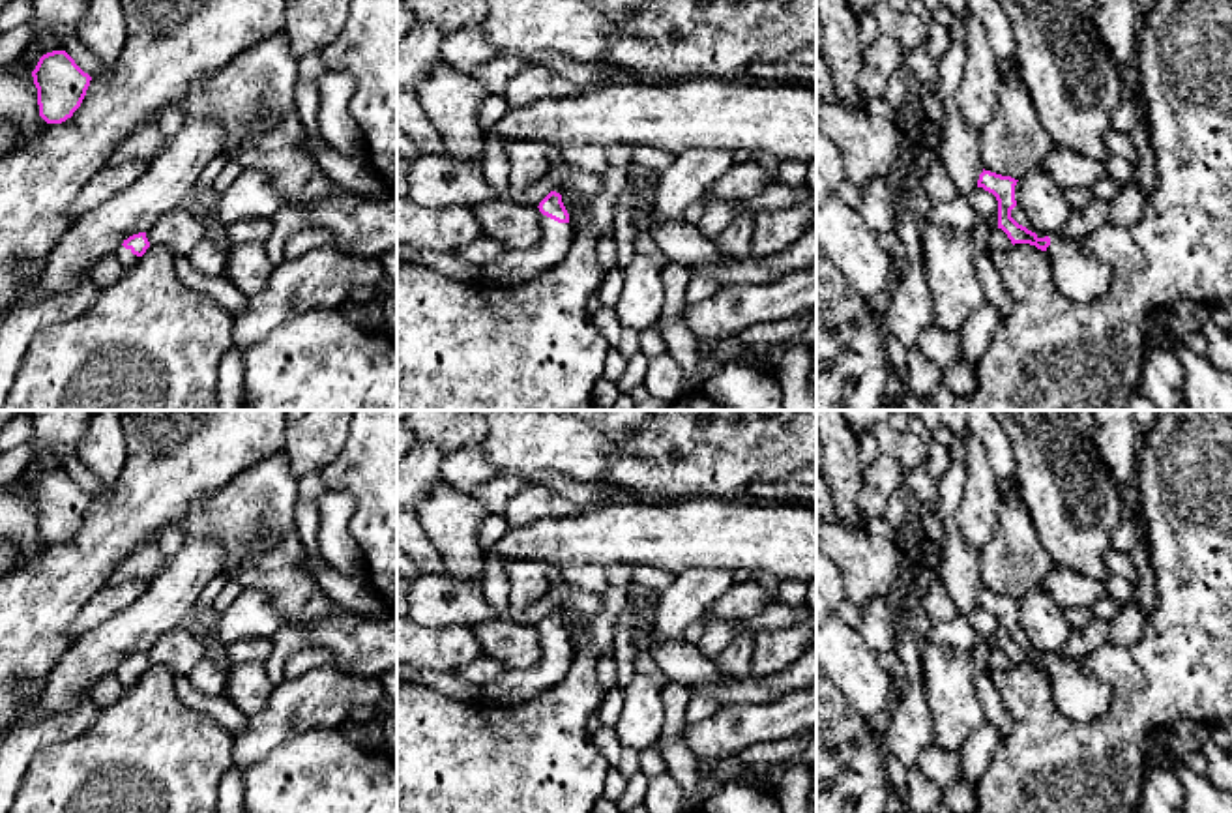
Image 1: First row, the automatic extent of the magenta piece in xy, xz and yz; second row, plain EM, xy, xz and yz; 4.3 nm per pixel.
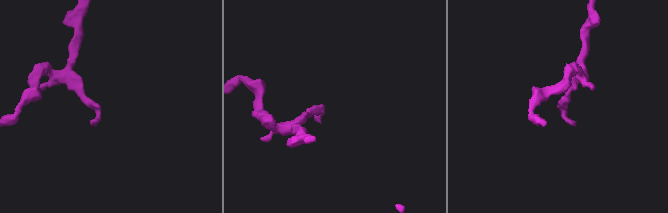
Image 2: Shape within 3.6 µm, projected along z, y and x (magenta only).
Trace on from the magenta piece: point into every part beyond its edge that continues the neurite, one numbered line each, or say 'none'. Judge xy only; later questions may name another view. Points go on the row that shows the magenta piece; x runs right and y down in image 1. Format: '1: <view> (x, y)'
1: xy (126, 259)

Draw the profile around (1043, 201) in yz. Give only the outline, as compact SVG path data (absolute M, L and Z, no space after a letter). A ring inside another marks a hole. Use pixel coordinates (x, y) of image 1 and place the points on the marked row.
M1039 167L1019 178L1017 204L1024 210L1030 227L1041 234L1060 234L1073 210L1065 199L1065 189Z

